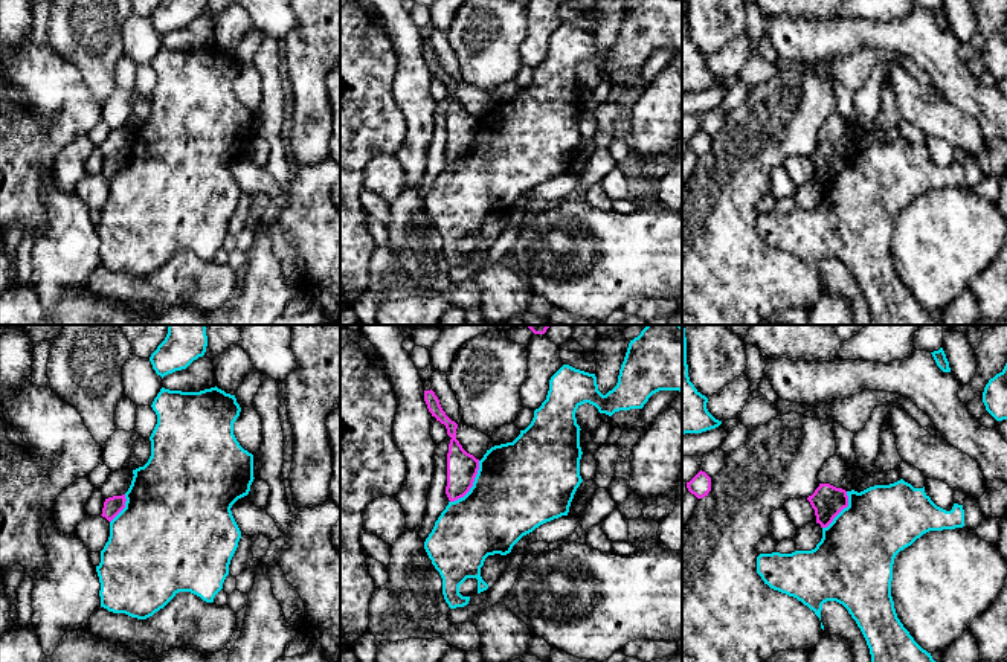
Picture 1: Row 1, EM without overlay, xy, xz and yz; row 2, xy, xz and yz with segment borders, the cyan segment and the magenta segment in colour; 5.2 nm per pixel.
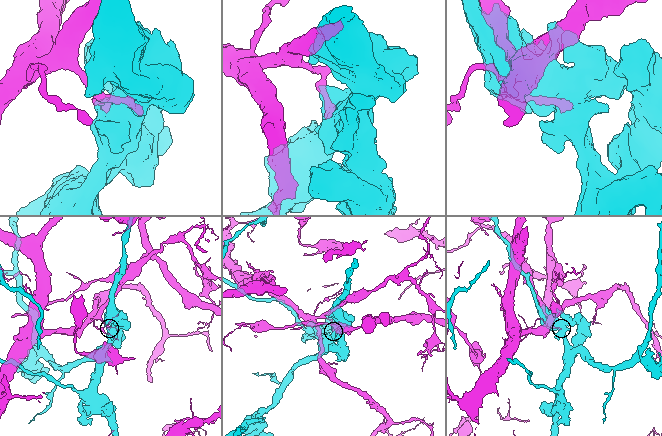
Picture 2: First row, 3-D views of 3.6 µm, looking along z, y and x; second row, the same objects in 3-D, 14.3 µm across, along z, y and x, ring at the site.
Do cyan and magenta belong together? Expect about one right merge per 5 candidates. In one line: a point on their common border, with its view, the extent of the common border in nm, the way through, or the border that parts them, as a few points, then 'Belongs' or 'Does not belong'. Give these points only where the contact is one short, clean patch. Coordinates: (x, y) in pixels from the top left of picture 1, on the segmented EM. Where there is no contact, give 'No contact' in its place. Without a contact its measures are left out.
Touches cyan at xz (473, 485). Shared border 280 nm. Does not belong

